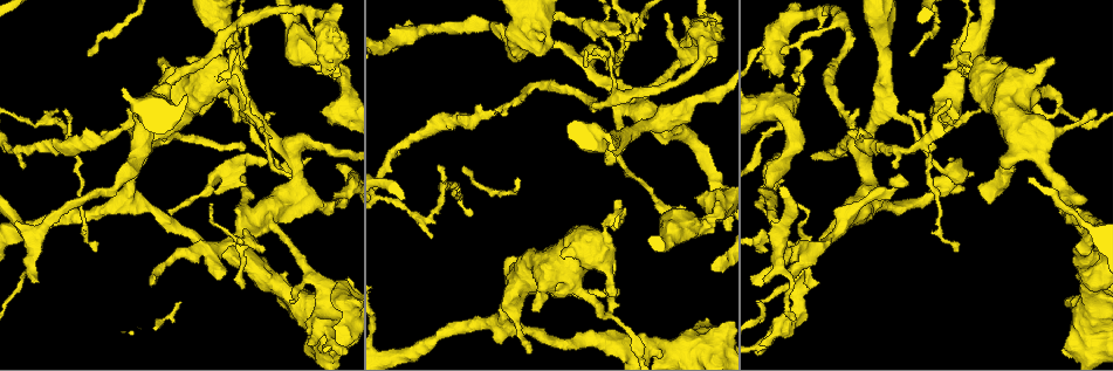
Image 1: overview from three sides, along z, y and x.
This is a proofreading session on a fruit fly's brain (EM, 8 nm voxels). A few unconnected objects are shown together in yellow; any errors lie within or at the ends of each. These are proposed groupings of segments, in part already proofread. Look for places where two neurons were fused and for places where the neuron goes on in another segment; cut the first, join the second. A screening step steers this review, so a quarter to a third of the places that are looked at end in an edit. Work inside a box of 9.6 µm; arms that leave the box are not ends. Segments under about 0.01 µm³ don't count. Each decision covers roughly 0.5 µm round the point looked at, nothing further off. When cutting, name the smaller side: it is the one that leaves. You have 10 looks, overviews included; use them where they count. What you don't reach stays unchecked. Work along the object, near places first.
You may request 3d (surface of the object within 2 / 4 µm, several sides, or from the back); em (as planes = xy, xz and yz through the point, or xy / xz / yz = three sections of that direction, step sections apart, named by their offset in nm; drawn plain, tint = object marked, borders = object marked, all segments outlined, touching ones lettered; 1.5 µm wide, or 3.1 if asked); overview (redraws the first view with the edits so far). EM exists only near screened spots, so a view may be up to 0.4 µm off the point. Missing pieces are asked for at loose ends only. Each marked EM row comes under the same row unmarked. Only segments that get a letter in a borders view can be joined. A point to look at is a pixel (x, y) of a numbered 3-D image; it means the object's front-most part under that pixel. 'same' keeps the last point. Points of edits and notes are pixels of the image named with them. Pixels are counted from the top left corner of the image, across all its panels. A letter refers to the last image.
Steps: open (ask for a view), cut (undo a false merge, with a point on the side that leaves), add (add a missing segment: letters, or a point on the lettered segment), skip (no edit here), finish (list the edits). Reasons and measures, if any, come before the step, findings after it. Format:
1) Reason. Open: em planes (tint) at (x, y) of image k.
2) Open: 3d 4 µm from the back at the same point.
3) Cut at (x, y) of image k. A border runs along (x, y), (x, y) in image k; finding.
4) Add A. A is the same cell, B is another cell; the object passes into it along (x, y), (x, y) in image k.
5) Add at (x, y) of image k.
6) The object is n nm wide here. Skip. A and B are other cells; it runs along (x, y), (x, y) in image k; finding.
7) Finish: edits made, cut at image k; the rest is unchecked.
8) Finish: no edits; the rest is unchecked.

Free end. Open: em xy step 8 (tint) at (765, 280) of image 1.

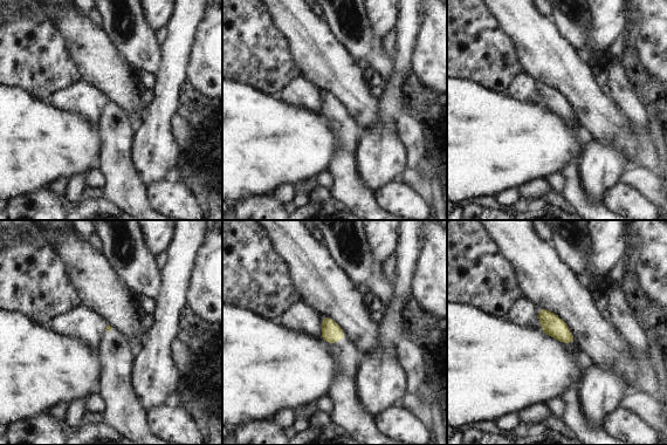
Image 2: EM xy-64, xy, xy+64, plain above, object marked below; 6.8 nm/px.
What lies round it. Open: em xy step 8 (borders) at the same point.

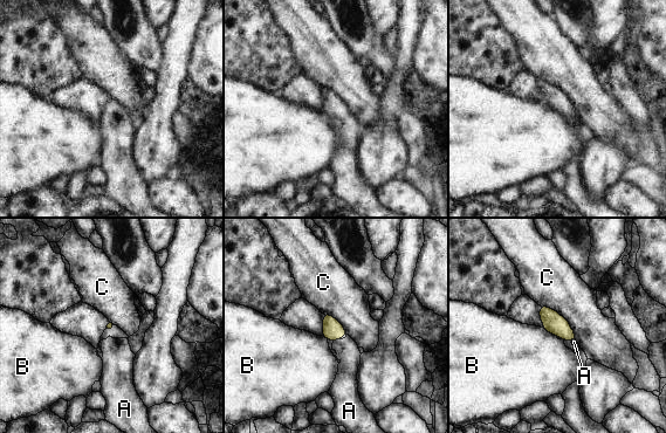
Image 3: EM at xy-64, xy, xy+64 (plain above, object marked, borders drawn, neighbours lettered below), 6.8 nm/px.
Add A. A is the same cell, B and C are other cells; the object passes into it along (332, 329), (336, 339), (347, 349) in image 3; it goes on there.

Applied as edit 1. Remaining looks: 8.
Open: overview.

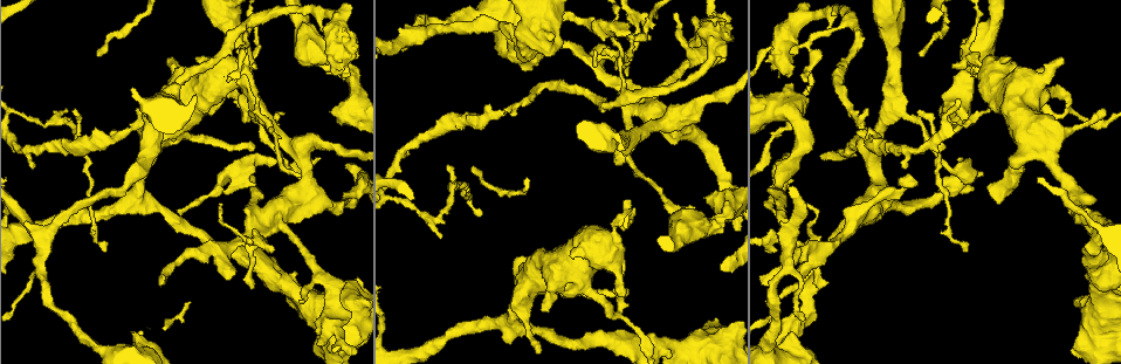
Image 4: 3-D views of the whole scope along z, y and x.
An open end. Open: em yz step 8 (tint) at (181, 213) of image 4.

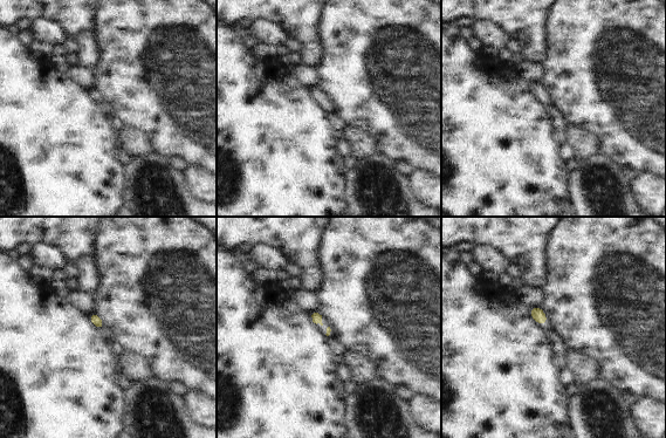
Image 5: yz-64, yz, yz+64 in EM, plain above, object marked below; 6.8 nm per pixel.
Open: em xy step 8 (borders) at the same point.

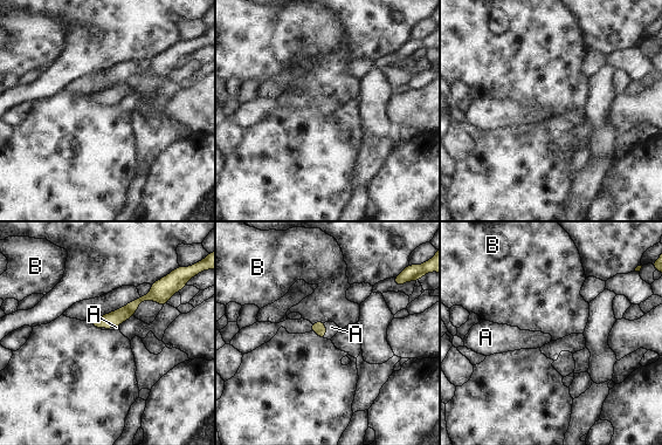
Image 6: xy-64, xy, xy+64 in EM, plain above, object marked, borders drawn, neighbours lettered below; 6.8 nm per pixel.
Add A. A is the same cell, B is another cell; the object passes into it along (319, 328), (325, 330), (331, 327) in image 6; the neuron continues.

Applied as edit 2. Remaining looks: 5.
Open: overview.

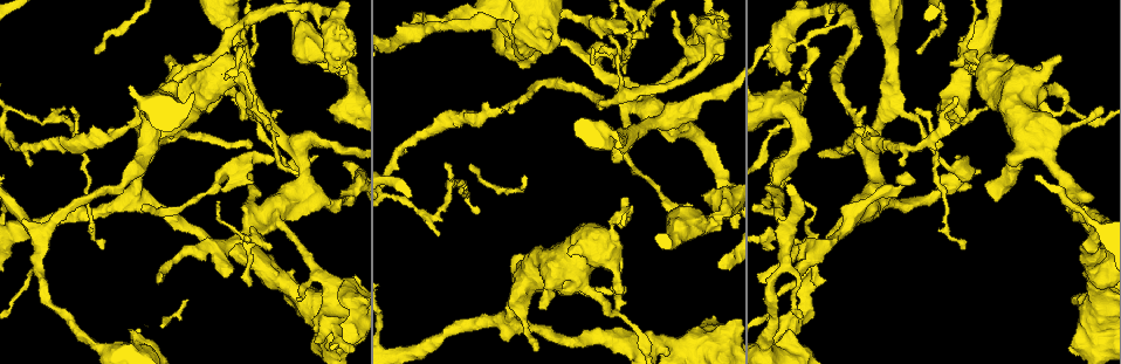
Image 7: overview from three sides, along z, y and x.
Abrupt turn. Open: em yz step 8 (tint) at (807, 48) of image 7.

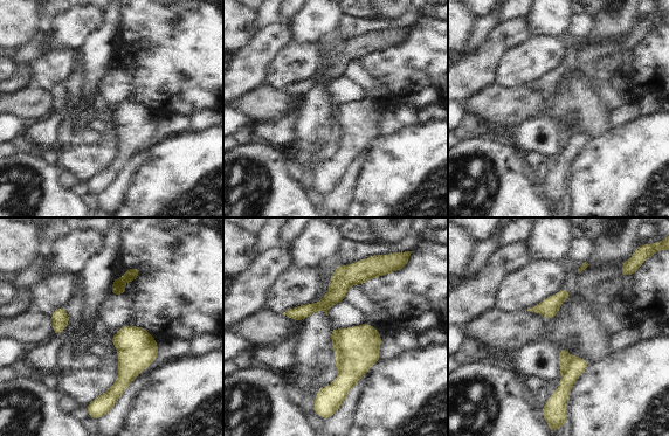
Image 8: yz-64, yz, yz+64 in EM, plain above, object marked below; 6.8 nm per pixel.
Open: em planes (borders) at the same point.

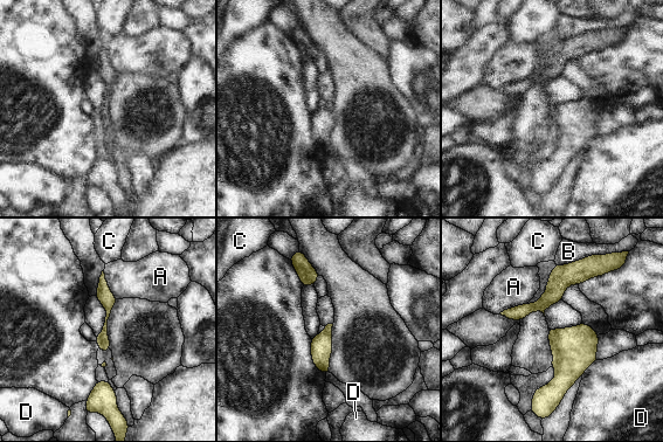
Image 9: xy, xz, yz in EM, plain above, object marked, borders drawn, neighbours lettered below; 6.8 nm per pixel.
Cut at (552, 332) of image 9. A, B, C and D are other cells; a border runs along (559, 330), (558, 361), (554, 367) in image 9; a second neuron is stuck on.

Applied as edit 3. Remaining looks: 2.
Sudden change in width. Open: em planes (borders) at (853, 145) of image 7.

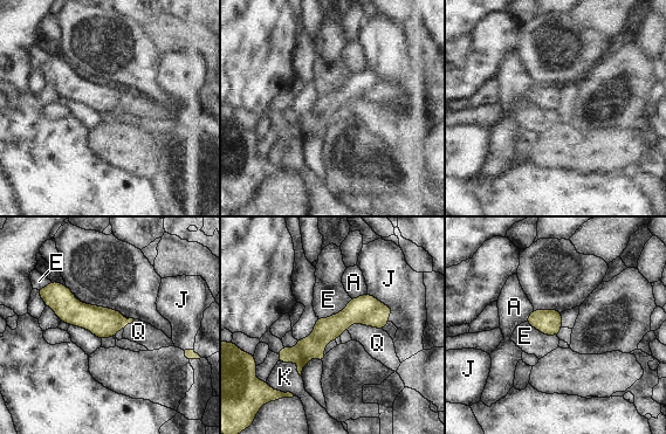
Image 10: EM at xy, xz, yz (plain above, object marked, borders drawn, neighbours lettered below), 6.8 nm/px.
Skip. A, E, J, K and Q are other cells; it runs along (384, 310), (358, 310), (281, 358) in image 10; all the same neuron.

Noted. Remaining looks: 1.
Finish: edits made, add at image 3, add at image 6, cut at image 9; the rest is unchecked.

